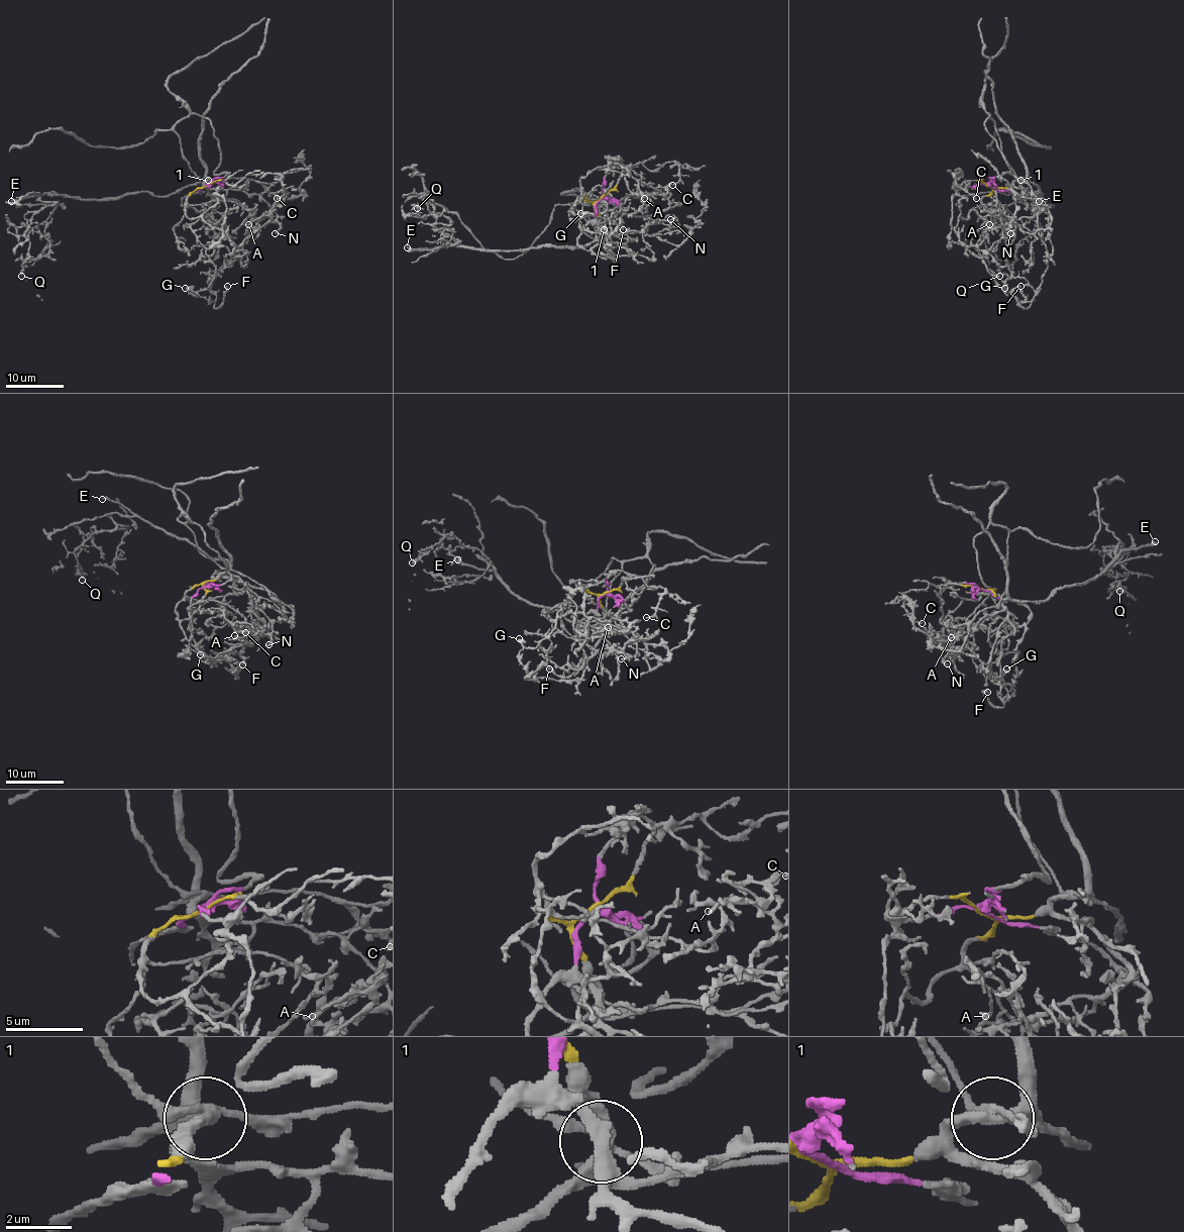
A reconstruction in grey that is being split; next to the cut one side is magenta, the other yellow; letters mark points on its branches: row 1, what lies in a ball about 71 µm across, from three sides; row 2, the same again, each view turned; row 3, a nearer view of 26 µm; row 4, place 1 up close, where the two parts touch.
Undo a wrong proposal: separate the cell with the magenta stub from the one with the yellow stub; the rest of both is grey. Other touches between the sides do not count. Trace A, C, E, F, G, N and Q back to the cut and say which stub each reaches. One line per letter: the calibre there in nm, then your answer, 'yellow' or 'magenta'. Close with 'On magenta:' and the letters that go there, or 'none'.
A: 200 nm | yellow
C: 140 nm | yellow
E: 280 nm | yellow
F: 150 nm | yellow
G: 340 nm | yellow
N: 200 nm | yellow
Q: 320 nm | yellow
On magenta: none

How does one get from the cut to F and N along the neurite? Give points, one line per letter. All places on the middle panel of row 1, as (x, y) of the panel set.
F: (601, 198), (595, 212), (608, 251), (621, 246), (631, 253), (617, 255), (607, 246), (621, 222), (624, 229)
N: (601, 198), (595, 212), (611, 236), (644, 231), (654, 222), (671, 224), (675, 218), (671, 219)

